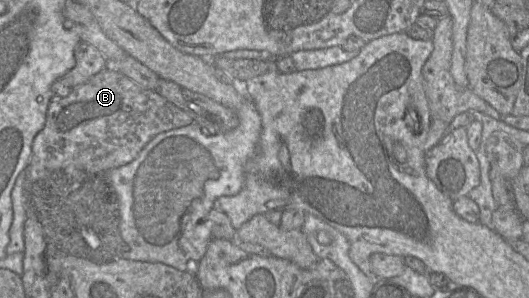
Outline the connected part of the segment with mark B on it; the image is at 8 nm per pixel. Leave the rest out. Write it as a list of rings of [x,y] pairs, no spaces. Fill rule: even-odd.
[[[107,67],[64,97],[51,99],[43,129],[34,137],[27,165],[30,185],[62,168],[108,172],[133,161],[156,135],[193,123],[185,111],[155,90],[145,89],[114,67]]]

